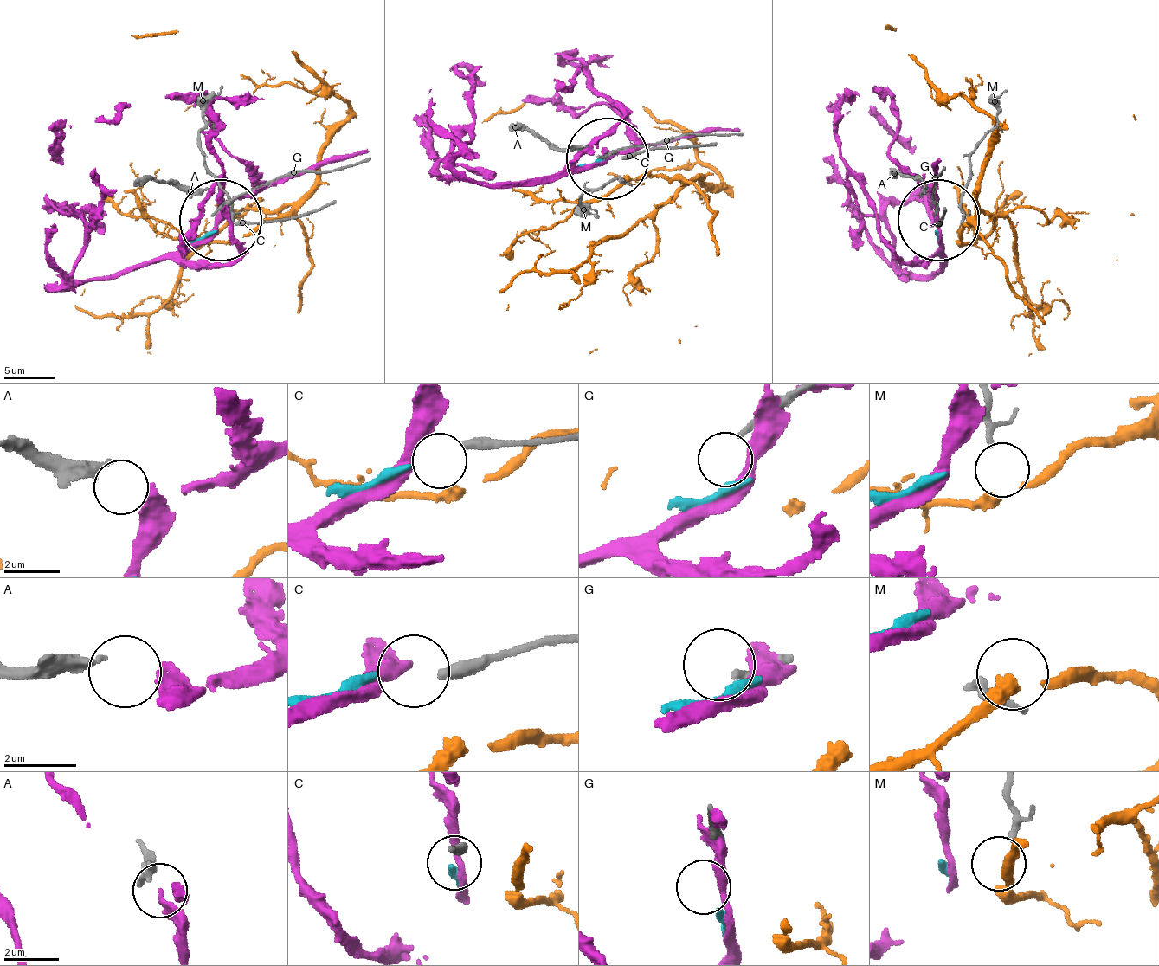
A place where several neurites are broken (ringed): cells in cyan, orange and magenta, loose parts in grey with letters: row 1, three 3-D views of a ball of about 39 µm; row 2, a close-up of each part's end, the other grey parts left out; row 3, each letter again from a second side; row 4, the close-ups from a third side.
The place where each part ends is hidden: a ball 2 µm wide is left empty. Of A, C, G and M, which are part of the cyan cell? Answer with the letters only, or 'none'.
C

